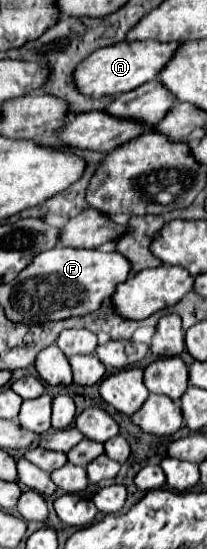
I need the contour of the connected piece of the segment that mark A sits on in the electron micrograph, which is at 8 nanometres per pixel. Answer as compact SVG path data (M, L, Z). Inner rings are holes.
M119 41L117 45L109 45L91 53L81 67L73 73L77 89L89 97L103 97L103 95L121 95L127 91L137 89L139 85L157 79L161 67L171 61L175 51L181 47L181 41L161 43L161 41Z

